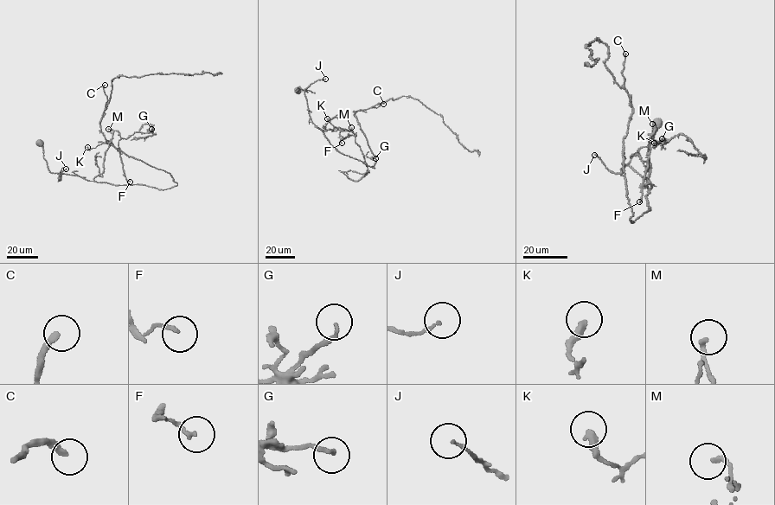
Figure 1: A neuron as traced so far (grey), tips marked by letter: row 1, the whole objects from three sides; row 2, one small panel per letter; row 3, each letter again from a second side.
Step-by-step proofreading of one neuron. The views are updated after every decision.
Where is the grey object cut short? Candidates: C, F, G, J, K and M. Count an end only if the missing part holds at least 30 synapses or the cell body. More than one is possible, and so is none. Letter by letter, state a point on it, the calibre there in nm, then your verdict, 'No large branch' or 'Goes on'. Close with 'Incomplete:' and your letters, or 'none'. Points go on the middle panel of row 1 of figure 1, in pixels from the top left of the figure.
C: Place: (383, 104). Thickness 280 nm. Goes on
F: Place: (342, 143). Thickness 130 nm. No large branch
G: Place: (375, 158). Thickness 130 nm. No large branch
J: Place: (325, 79). Thickness 120 nm. No large branch
K: Place: (327, 118). Thickness 300 nm. Goes on
M: Place: (351, 127). Thickness 160 nm. No large branch
Incomplete: C, K

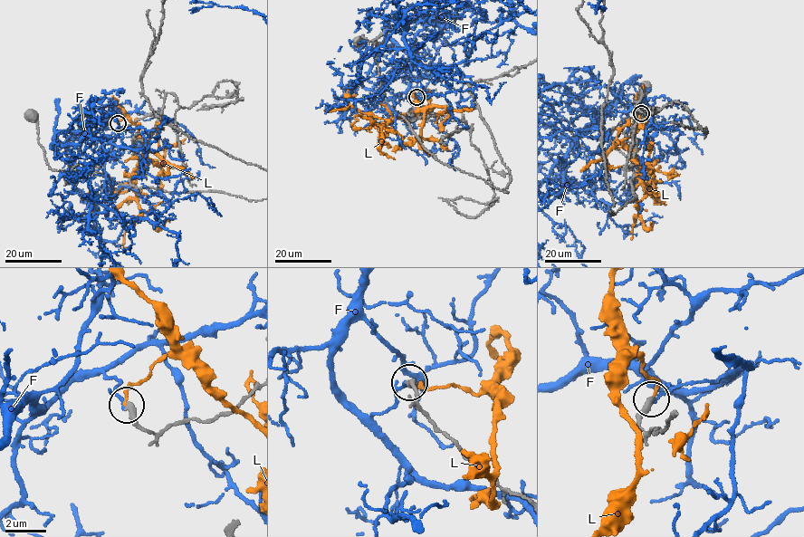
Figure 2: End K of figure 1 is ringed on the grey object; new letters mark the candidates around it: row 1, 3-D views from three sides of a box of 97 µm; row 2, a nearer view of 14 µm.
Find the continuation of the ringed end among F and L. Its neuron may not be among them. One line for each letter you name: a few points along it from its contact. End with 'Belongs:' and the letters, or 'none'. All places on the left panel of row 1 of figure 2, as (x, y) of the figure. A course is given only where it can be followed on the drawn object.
Belongs: none

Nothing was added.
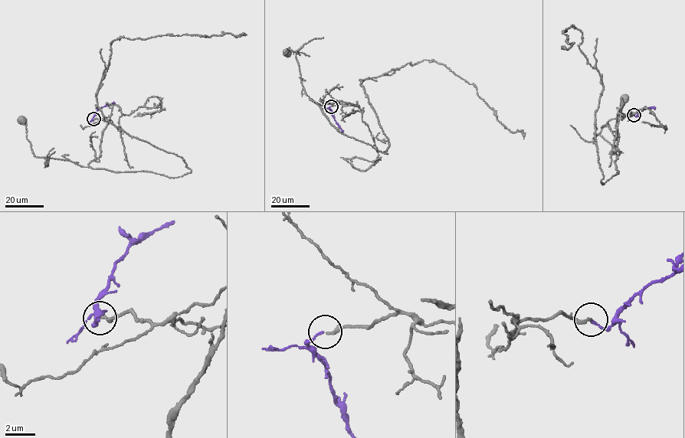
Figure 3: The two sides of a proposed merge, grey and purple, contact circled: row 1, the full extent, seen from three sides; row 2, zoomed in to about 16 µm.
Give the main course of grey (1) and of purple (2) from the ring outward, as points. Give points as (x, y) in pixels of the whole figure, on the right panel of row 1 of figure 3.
1: (634, 115), (617, 113), (620, 151), (616, 158), (614, 146), (598, 134), (618, 116), (626, 99)
2: (634, 115), (650, 108), (655, 109)

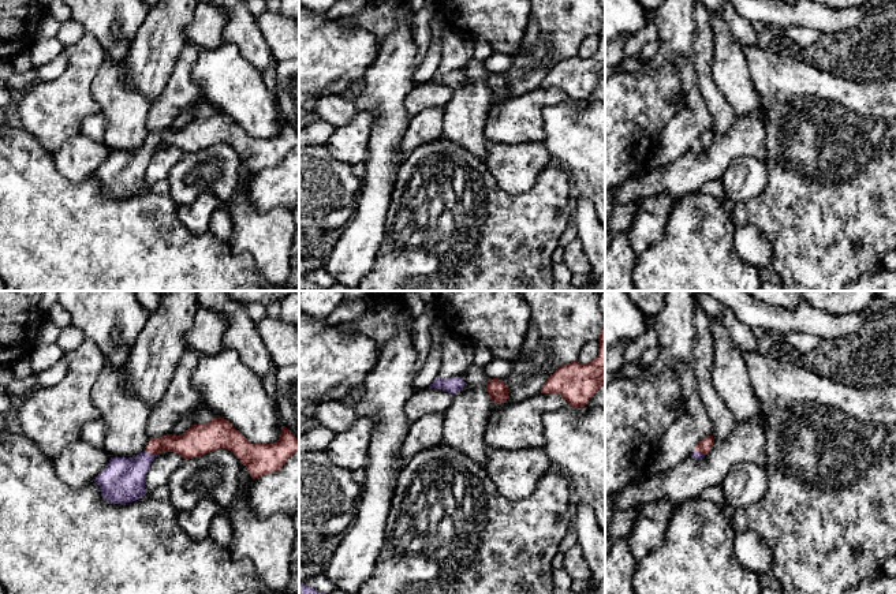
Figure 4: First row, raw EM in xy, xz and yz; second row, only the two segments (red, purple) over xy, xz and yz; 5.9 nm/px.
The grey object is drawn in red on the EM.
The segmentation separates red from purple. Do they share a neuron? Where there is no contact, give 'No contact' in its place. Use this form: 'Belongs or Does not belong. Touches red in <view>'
Belongs. Touches red in xy

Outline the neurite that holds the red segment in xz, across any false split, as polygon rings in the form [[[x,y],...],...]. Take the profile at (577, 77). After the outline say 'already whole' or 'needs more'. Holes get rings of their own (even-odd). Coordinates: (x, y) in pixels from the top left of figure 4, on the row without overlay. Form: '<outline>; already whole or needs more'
[[[605,20],[600,29],[600,46],[593,56],[571,56],[559,60],[546,74],[541,87],[559,87],[572,101],[585,101],[594,87],[605,79]]]; already whole

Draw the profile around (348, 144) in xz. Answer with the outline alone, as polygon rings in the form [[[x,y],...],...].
[[[358,111],[354,119],[336,127],[326,142],[328,152],[340,162],[355,165],[369,157],[369,142],[374,130],[376,116],[367,111]]]

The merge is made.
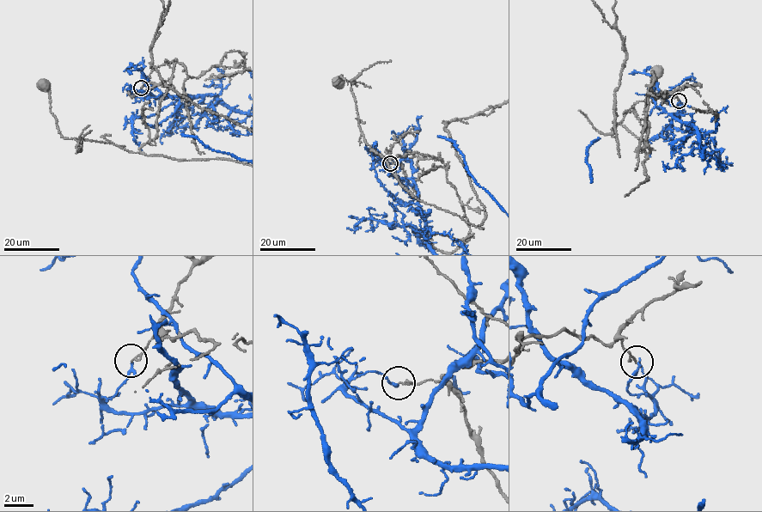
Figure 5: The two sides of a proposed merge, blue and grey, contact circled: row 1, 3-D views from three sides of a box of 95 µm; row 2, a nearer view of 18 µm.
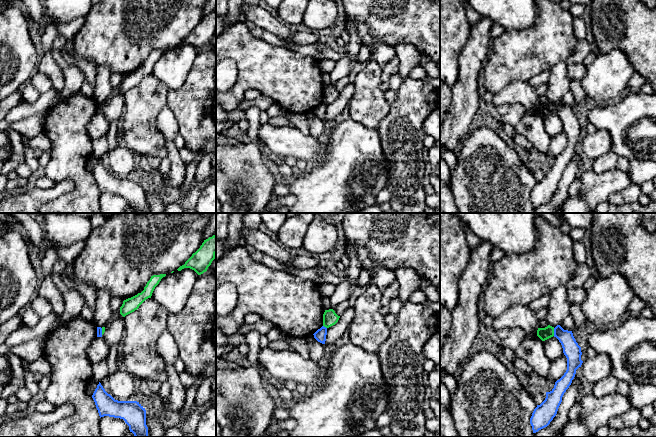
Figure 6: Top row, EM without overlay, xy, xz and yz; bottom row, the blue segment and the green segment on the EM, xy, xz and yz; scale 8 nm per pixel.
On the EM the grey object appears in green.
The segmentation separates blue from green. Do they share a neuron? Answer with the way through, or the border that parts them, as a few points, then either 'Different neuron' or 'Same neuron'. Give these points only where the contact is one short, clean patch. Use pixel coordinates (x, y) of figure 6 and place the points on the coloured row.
Boundary: yz (553, 328), (554, 335). Different neuron

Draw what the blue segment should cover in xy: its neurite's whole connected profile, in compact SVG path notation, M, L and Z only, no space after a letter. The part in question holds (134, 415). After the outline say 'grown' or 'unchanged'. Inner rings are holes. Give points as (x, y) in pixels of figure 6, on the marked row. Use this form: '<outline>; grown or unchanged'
M100 382L92 398L100 418L109 416L123 419L135 437L148 437L146 410L139 402L115 400L105 391Z; unchanged

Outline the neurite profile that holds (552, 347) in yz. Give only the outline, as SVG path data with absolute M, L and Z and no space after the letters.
M556 337L543 341L544 351L548 359L553 362L564 355L561 343Z

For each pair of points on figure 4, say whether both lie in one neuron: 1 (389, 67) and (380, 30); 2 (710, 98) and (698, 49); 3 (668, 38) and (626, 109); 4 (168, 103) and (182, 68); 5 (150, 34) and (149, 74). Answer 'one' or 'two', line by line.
1: two
2: one
3: one
4: one
5: one

